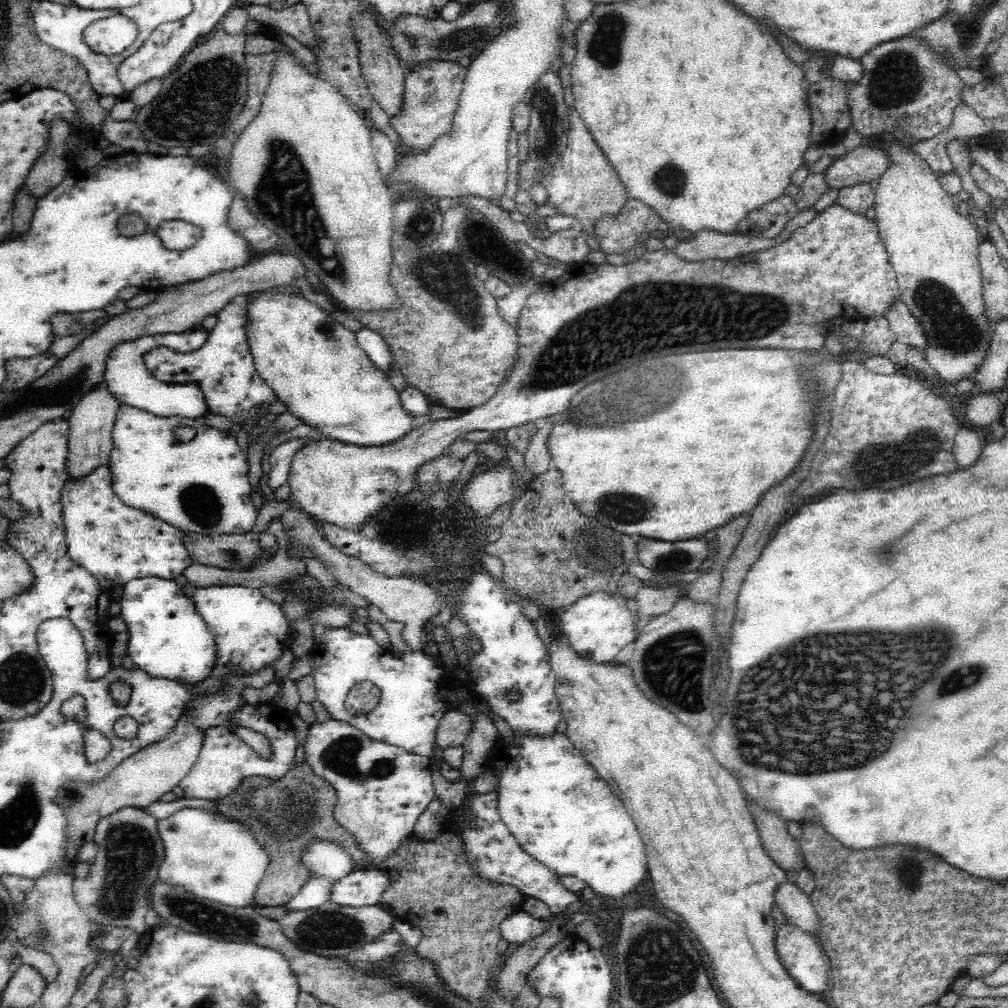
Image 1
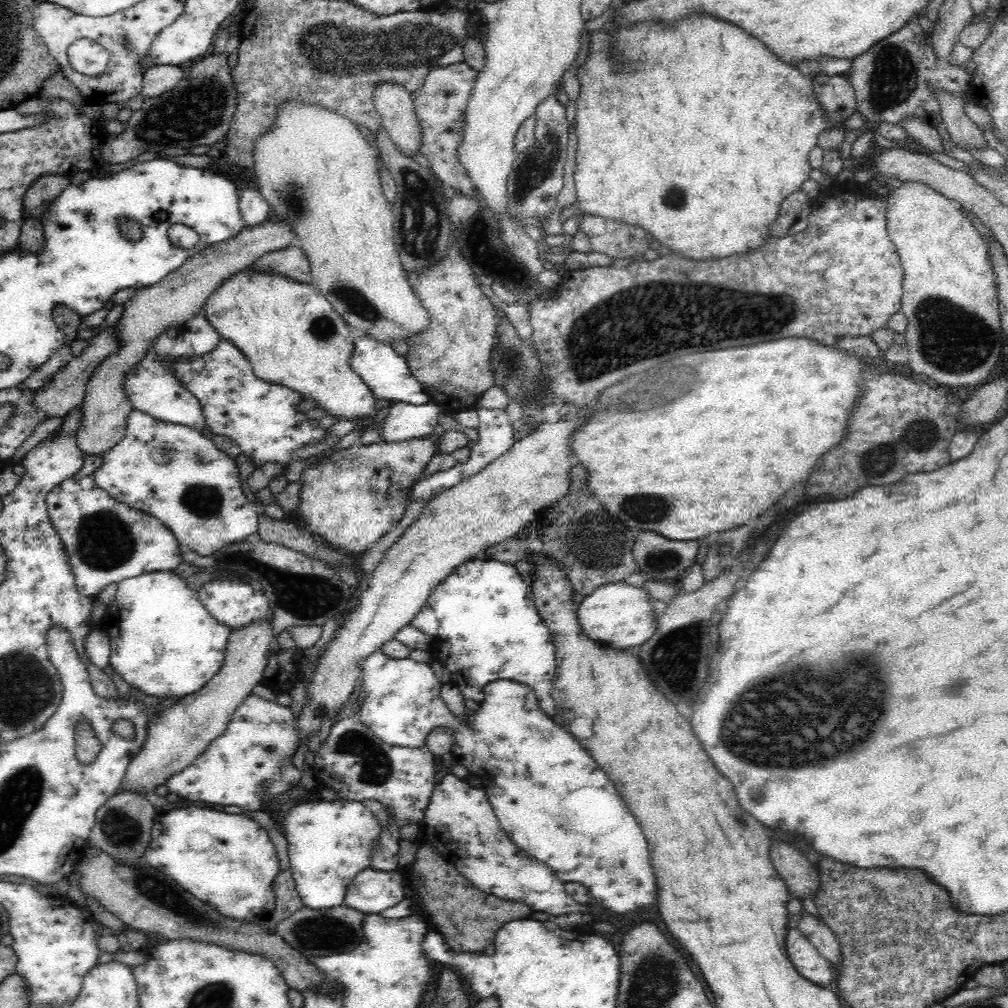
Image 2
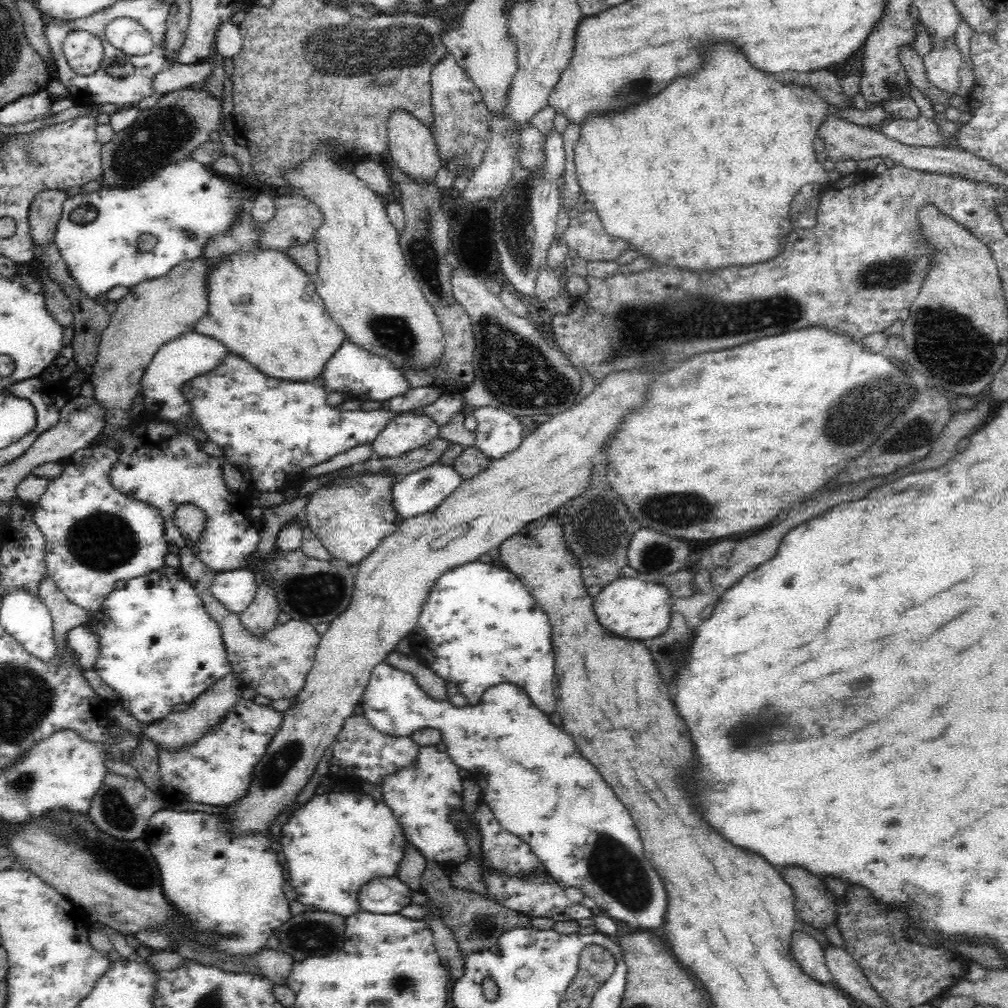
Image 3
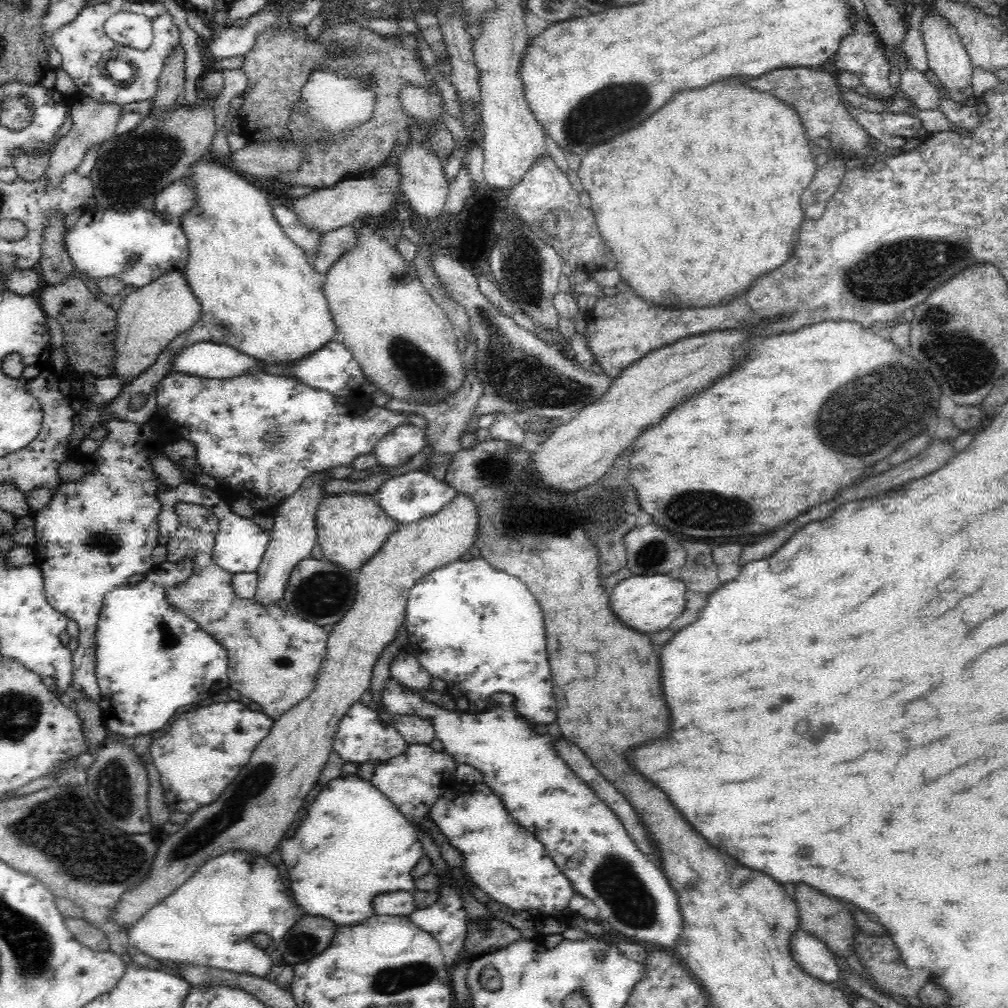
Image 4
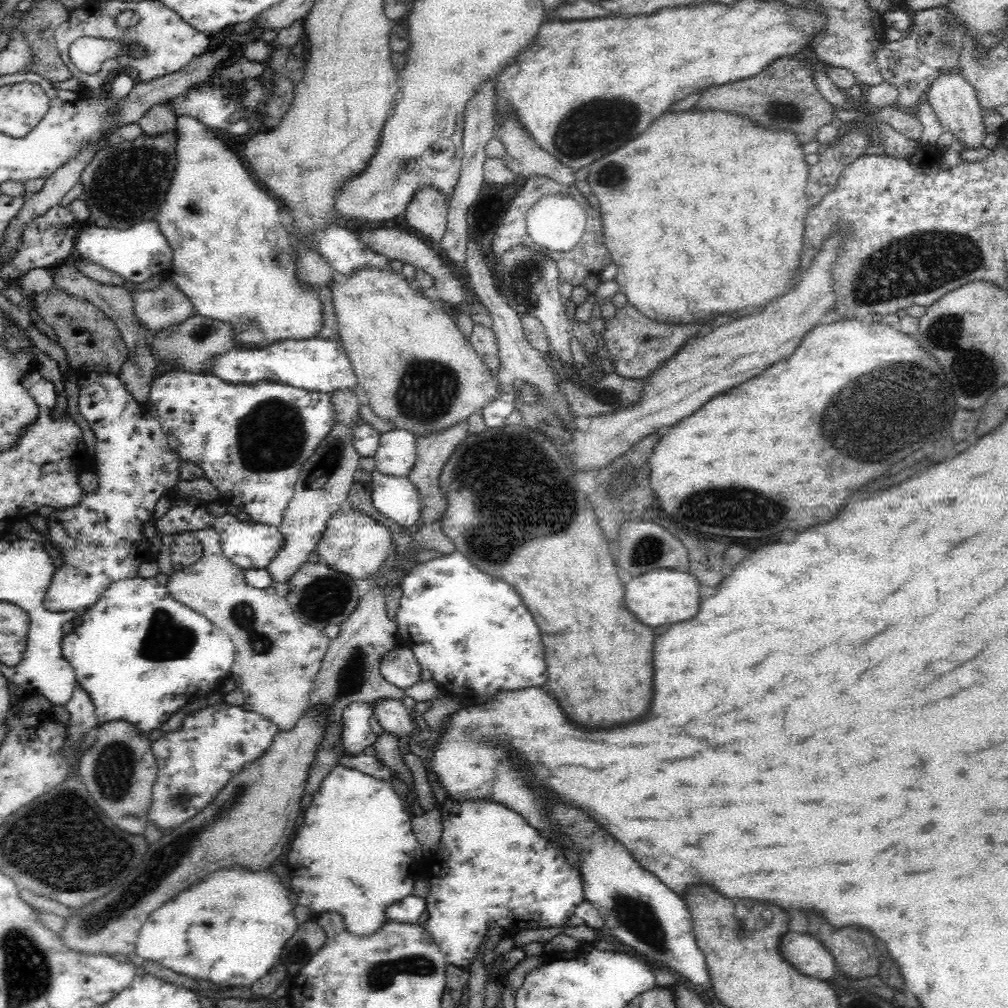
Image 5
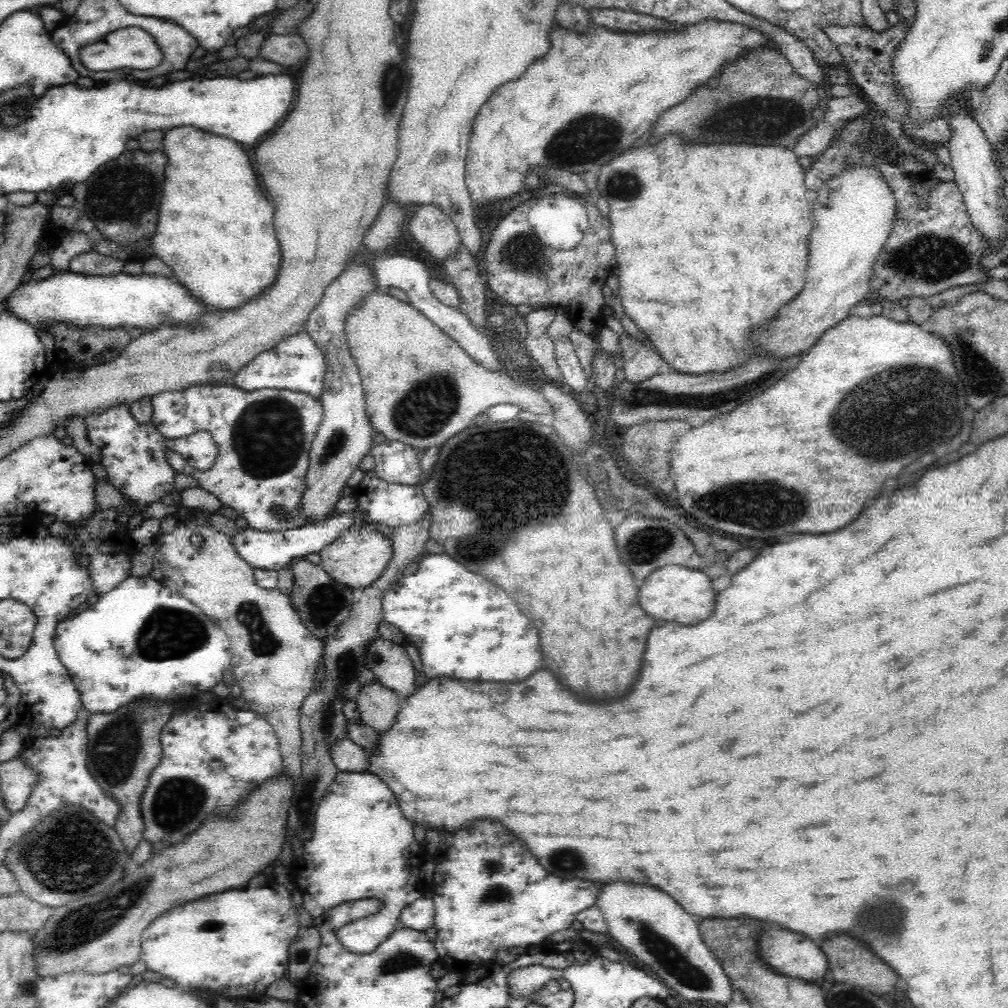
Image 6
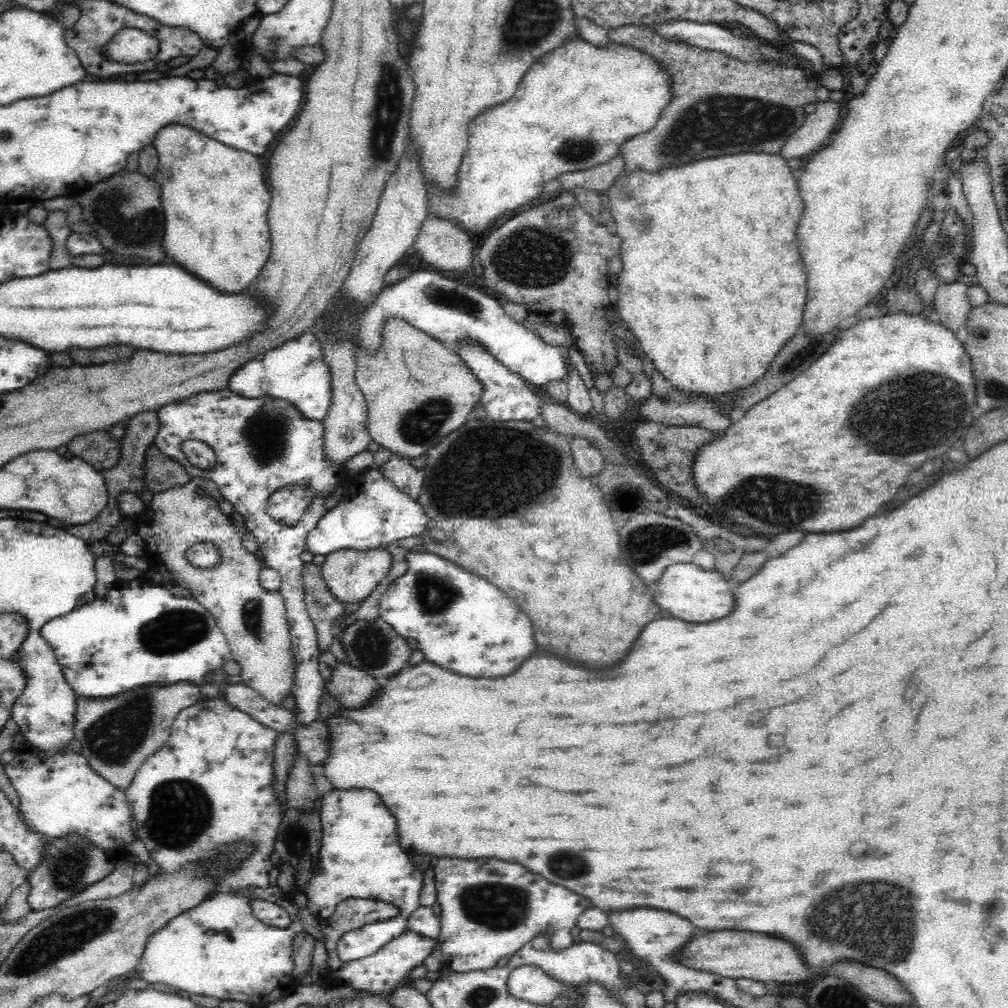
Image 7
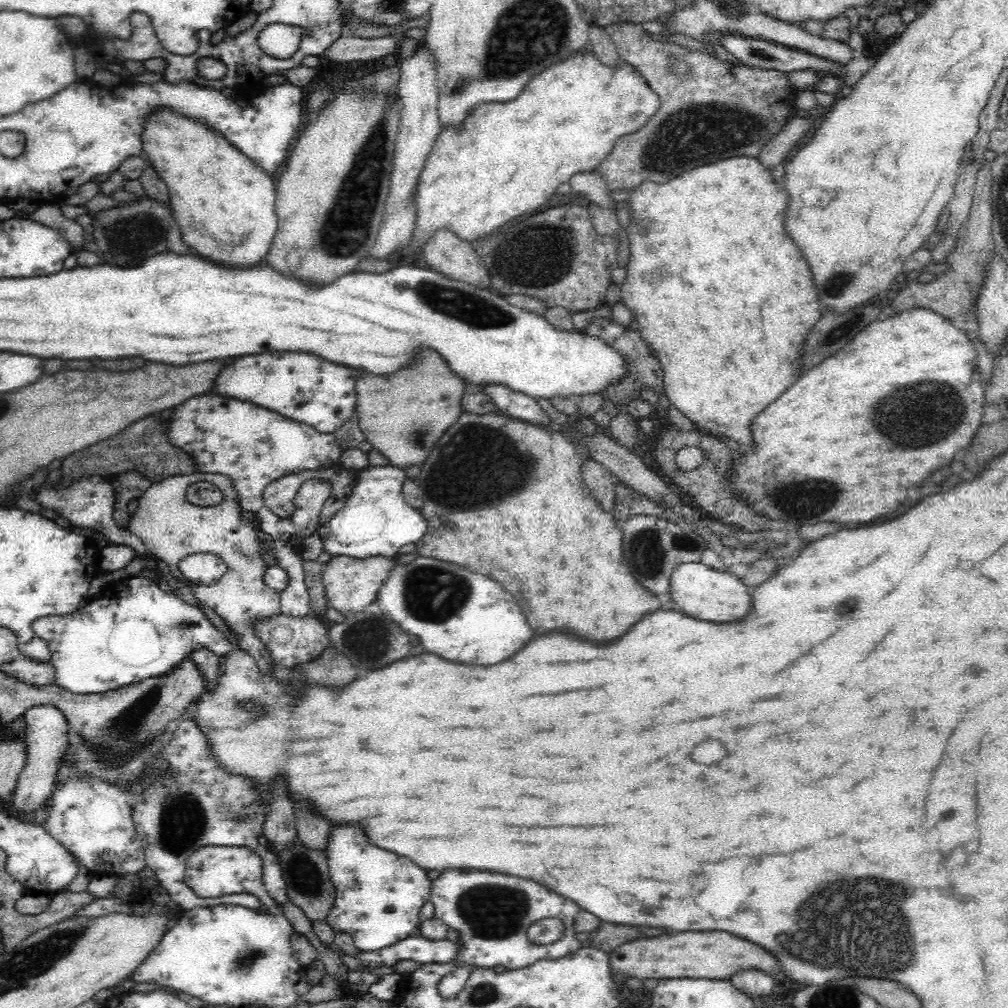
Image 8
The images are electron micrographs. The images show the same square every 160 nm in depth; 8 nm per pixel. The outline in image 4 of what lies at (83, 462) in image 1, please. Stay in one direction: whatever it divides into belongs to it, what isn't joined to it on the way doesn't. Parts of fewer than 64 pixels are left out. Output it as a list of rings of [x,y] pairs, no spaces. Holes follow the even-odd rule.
[[[399,157],[396,162],[389,159],[383,165],[378,165],[368,174],[362,175],[354,179],[346,179],[332,185],[330,188],[318,189],[317,191],[304,195],[294,201],[292,206],[293,212],[296,214],[298,221],[305,225],[305,228],[312,229],[313,232],[328,232],[334,229],[342,228],[346,225],[351,225],[357,219],[372,218],[381,219],[392,210],[392,206],[397,206],[402,202],[402,196],[398,194],[401,191],[401,176],[400,176]],[[172,270],[154,282],[123,297],[117,310],[117,335],[113,339],[114,376],[124,384],[142,374],[168,344],[192,328],[200,316],[200,303],[188,287],[182,270]]]

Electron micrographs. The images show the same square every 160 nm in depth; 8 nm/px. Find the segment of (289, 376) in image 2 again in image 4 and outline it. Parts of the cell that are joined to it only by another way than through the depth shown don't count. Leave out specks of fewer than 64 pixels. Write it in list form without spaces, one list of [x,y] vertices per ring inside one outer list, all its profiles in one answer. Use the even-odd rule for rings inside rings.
[[[200,158],[198,161],[195,161],[194,164],[190,166],[190,169],[187,171],[187,175],[190,175],[190,178],[194,179],[194,191],[195,191],[195,205],[192,206],[187,212],[183,215],[182,225],[184,234],[187,235],[187,247],[188,247],[188,260],[184,264],[182,269],[184,273],[184,278],[187,279],[188,287],[192,289],[192,293],[198,302],[200,303],[200,316],[196,320],[196,324],[179,334],[168,344],[167,348],[159,354],[159,357],[156,358],[156,361],[152,362],[152,365],[148,366],[142,374],[138,374],[134,380],[124,384],[122,392],[105,407],[101,409],[84,409],[80,416],[76,415],[74,417],[74,432],[70,434],[70,445],[72,445],[71,455],[78,455],[78,447],[81,444],[81,441],[87,436],[92,424],[103,424],[103,419],[107,420],[109,417],[114,417],[116,419],[128,420],[134,423],[140,423],[140,425],[146,424],[147,420],[150,419],[156,412],[156,402],[157,402],[157,386],[158,383],[166,376],[172,373],[173,368],[173,356],[177,354],[182,348],[189,347],[195,342],[215,342],[220,343],[221,345],[232,346],[236,350],[239,350],[241,353],[247,354],[249,357],[255,358],[257,361],[264,362],[266,365],[294,365],[297,361],[302,360],[304,357],[310,356],[312,353],[315,353],[316,350],[322,348],[326,345],[331,339],[338,338],[337,328],[335,327],[335,322],[333,321],[332,313],[330,312],[327,298],[325,297],[322,280],[324,276],[320,273],[317,273],[314,270],[314,267],[310,261],[309,256],[298,247],[295,243],[292,242],[292,239],[283,231],[283,228],[280,226],[280,223],[276,221],[274,217],[273,205],[269,201],[269,195],[266,191],[258,189],[255,185],[250,183],[242,177],[238,172],[220,164],[215,159],[210,158]]]

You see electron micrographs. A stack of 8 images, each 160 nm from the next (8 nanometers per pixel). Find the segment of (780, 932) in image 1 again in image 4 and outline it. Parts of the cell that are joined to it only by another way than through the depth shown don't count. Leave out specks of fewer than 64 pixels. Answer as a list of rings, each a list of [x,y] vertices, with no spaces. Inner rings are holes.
[[[797,929],[790,942],[792,959],[809,976],[831,983],[840,978],[835,956],[819,939],[807,931]]]

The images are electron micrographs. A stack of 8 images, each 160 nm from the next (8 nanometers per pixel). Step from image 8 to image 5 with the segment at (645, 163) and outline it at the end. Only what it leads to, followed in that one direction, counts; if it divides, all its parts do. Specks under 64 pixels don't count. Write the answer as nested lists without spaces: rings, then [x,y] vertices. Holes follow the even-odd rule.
[[[782,57],[772,61],[768,67],[754,77],[726,83],[726,86],[722,86],[722,98],[715,94],[713,89],[710,89],[696,106],[700,111],[732,110],[732,114],[748,114],[748,118],[752,118],[752,122],[760,122],[760,126],[772,126],[772,130],[780,130],[780,126],[788,126],[788,130],[791,130],[799,139],[799,143],[803,145],[817,139],[818,130],[824,124],[831,124],[830,119],[833,114],[831,104],[816,89],[814,76],[815,71],[812,70],[812,67],[808,67],[807,63]]]

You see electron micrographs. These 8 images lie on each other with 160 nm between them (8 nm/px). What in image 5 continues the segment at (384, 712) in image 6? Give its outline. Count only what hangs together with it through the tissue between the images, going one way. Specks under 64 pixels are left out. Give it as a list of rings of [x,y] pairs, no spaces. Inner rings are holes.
[[[376,698],[370,703],[372,723],[377,731],[386,731],[396,736],[410,734],[414,724],[407,701],[396,698]]]

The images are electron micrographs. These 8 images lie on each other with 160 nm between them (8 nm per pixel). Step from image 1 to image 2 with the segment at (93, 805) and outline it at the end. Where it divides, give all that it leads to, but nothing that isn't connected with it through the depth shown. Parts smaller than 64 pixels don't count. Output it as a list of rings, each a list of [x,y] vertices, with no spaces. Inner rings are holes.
[[[253,621],[242,629],[233,630],[227,642],[224,664],[216,676],[200,690],[180,699],[168,709],[160,710],[152,722],[148,722],[148,733],[142,750],[129,762],[118,792],[126,788],[146,788],[162,784],[172,774],[179,773],[192,764],[206,747],[227,729],[237,706],[252,695],[252,688],[262,683],[267,664],[270,642],[274,640],[273,625],[269,621]]]

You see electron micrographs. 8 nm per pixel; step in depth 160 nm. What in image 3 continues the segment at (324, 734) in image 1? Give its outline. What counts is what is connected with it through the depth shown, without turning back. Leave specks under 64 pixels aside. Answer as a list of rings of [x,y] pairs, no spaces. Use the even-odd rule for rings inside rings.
[[[350,715],[334,739],[333,755],[329,761],[329,777],[332,780],[342,780],[352,786],[362,780],[379,786],[387,774],[414,765],[420,747],[410,737],[381,733],[364,715]]]

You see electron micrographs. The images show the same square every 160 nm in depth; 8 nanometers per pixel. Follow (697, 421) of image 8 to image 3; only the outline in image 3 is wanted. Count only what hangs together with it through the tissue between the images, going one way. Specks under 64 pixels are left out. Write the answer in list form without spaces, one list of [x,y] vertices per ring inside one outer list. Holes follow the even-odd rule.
[[[716,44],[710,46],[706,52],[706,62],[702,70],[696,74],[690,74],[686,78],[676,78],[664,92],[660,92],[656,98],[646,100],[622,114],[612,114],[612,116],[588,117],[581,126],[579,140],[574,148],[575,167],[577,179],[581,189],[584,190],[588,202],[592,202],[594,212],[600,218],[601,225],[612,238],[628,243],[628,249],[640,252],[646,258],[652,258],[652,266],[677,267],[687,271],[717,271],[729,266],[750,266],[755,263],[768,262],[769,259],[776,258],[784,246],[785,238],[791,234],[793,229],[790,220],[790,205],[798,191],[808,183],[829,183],[842,177],[838,170],[826,171],[821,162],[816,159],[813,140],[817,137],[819,126],[828,116],[838,116],[846,121],[869,126],[883,122],[886,112],[883,107],[850,108],[840,109],[830,105],[810,87],[799,86],[795,82],[780,80],[774,74],[762,74],[754,70],[748,62],[746,56],[730,46],[730,44]]]

